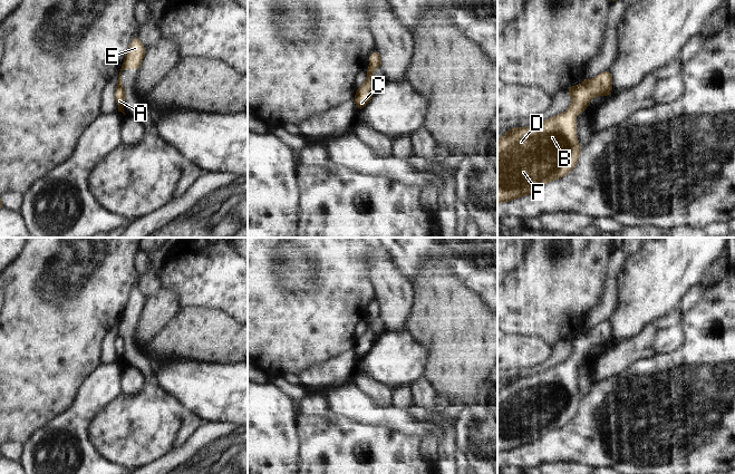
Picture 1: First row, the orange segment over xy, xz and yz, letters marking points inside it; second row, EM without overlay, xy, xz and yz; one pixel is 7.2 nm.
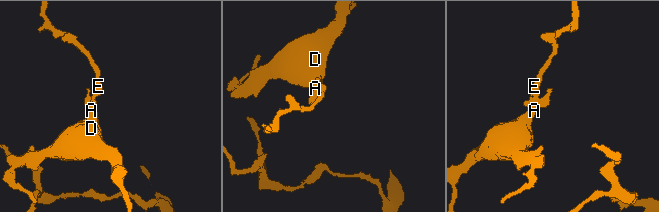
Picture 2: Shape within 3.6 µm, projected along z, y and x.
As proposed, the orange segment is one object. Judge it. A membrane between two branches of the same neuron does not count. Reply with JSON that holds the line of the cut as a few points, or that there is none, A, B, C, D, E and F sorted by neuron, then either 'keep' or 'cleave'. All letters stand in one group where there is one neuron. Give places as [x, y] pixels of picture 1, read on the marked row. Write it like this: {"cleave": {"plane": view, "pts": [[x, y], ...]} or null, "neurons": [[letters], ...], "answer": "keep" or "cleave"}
{"cleave": {"plane": "xy", "pts": [[117, 84], [123, 87]]}, "neurons": [["A", "B", "C", "D", "F"], ["E"]], "answer": "cleave"}

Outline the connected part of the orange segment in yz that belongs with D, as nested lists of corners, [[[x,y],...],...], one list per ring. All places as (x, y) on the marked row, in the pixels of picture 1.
[[[610,69],[596,76],[589,85],[570,86],[565,90],[572,96],[570,107],[560,115],[552,116],[534,127],[514,127],[506,130],[497,139],[497,204],[510,202],[522,196],[539,192],[551,181],[557,181],[572,172],[580,158],[582,147],[579,145],[577,135],[577,115],[587,112],[591,99],[599,96],[609,96],[612,90],[612,74]]]

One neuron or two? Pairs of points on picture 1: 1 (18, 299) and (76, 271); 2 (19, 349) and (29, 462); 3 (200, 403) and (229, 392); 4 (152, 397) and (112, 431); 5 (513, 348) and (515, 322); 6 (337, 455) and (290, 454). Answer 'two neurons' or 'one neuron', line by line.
1: one neuron
2: two neurons
3: one neuron
4: one neuron
5: two neurons
6: two neurons

